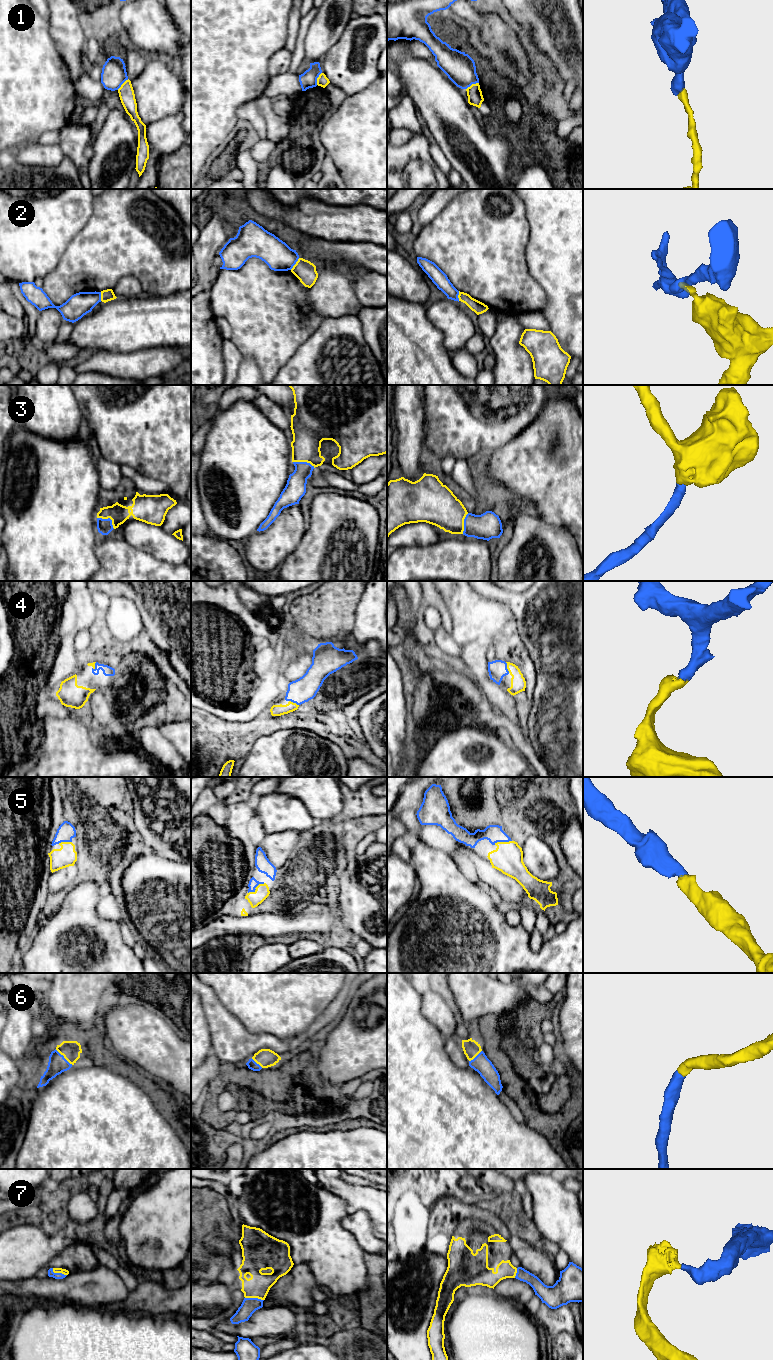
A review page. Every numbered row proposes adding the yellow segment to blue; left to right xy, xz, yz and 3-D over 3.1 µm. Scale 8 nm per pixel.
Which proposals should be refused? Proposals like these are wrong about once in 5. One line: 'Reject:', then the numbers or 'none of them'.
Reject: 1, 2

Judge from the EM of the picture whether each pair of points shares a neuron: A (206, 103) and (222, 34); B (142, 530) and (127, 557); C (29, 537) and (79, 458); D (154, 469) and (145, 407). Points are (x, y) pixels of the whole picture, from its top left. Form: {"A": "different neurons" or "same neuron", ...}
{"A": "same neuron", "B": "different neurons", "C": "same neuron", "D": "same neuron"}

